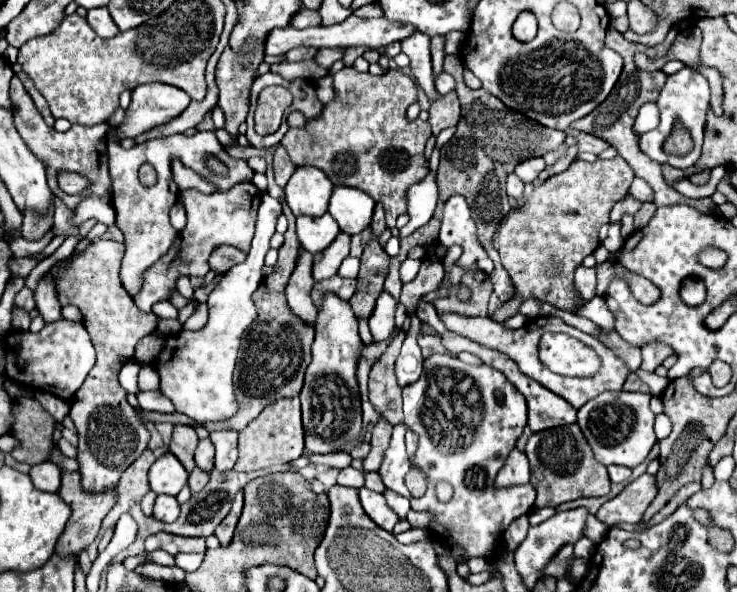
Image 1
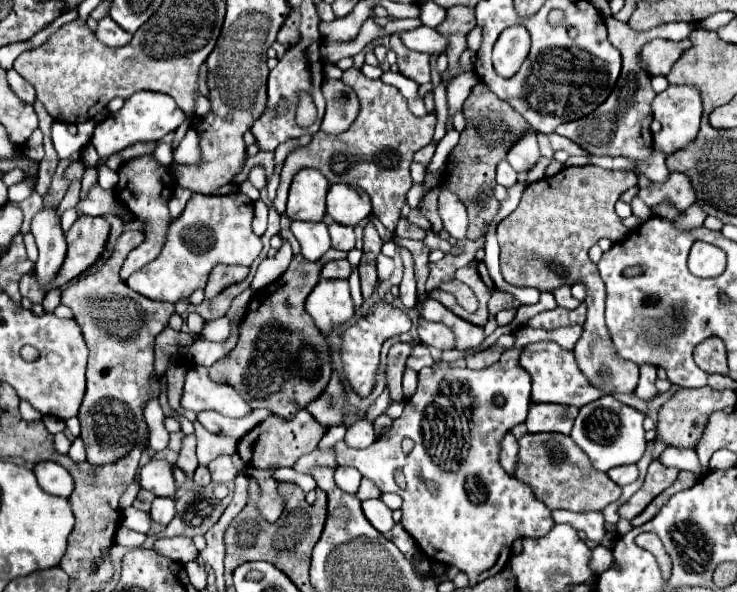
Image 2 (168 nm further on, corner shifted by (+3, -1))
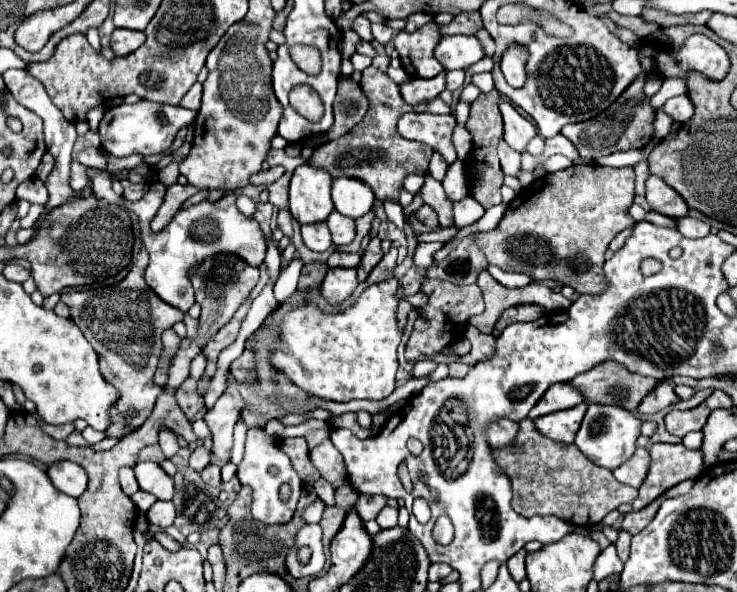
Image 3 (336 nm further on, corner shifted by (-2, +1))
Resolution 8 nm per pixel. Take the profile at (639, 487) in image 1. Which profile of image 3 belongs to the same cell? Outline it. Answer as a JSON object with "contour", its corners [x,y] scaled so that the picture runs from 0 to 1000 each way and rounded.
{"contour":[[[889,748],[881,755],[881,799],[867,823],[867,836],[859,846],[859,860],[867,863],[878,856],[886,843],[902,833],[908,823],[929,813],[946,809],[954,792],[954,765],[938,762],[929,752],[910,752],[910,748]]]}

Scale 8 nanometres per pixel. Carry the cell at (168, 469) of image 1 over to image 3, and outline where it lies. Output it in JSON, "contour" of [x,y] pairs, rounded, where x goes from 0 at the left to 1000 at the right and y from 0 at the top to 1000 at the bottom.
{"contour":[[[186,782],[180,789],[183,809],[191,829],[210,836],[213,843],[232,843],[235,840],[235,809],[213,785],[213,782]]]}

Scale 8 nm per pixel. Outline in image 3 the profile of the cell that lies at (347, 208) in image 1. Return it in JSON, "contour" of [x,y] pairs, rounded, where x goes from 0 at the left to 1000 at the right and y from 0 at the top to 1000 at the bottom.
{"contour":[[[476,299],[452,302],[449,329],[452,329],[455,353],[463,363],[471,363],[476,370],[484,370],[484,367],[501,360],[506,350],[506,340],[509,340],[509,329],[501,319],[501,313],[484,306],[484,302],[476,302]]]}

